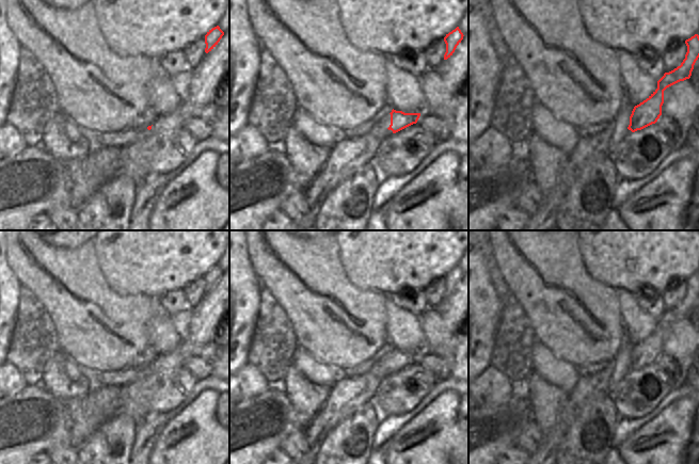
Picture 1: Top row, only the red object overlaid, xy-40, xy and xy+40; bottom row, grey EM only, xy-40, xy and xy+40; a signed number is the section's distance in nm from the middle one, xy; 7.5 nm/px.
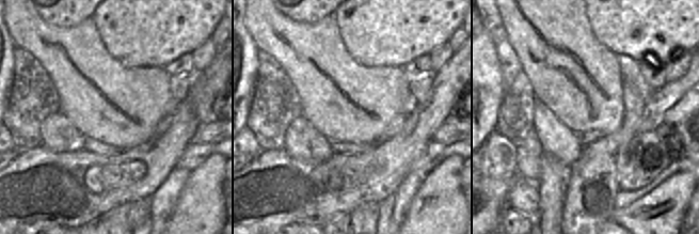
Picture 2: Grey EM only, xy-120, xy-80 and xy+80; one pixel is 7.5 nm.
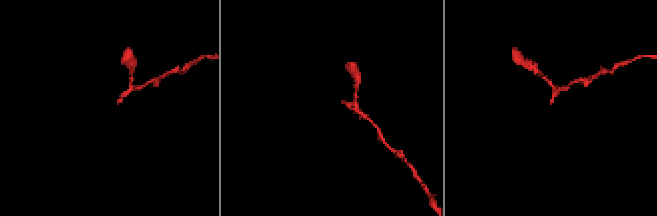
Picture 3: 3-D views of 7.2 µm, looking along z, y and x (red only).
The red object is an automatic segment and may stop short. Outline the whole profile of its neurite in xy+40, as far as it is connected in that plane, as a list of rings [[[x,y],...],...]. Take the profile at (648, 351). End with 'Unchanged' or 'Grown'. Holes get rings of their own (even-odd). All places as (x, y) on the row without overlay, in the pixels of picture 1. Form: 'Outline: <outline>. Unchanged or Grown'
Outline: [[[695,273],[686,278],[685,283],[687,291],[681,304],[669,311],[665,311],[657,320],[657,327],[646,339],[634,346],[627,366],[632,371],[655,363],[662,354],[664,330],[680,320],[690,317],[694,304],[699,297],[699,274]]]. Unchanged

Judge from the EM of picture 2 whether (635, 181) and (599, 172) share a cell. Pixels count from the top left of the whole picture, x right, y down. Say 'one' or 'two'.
two

